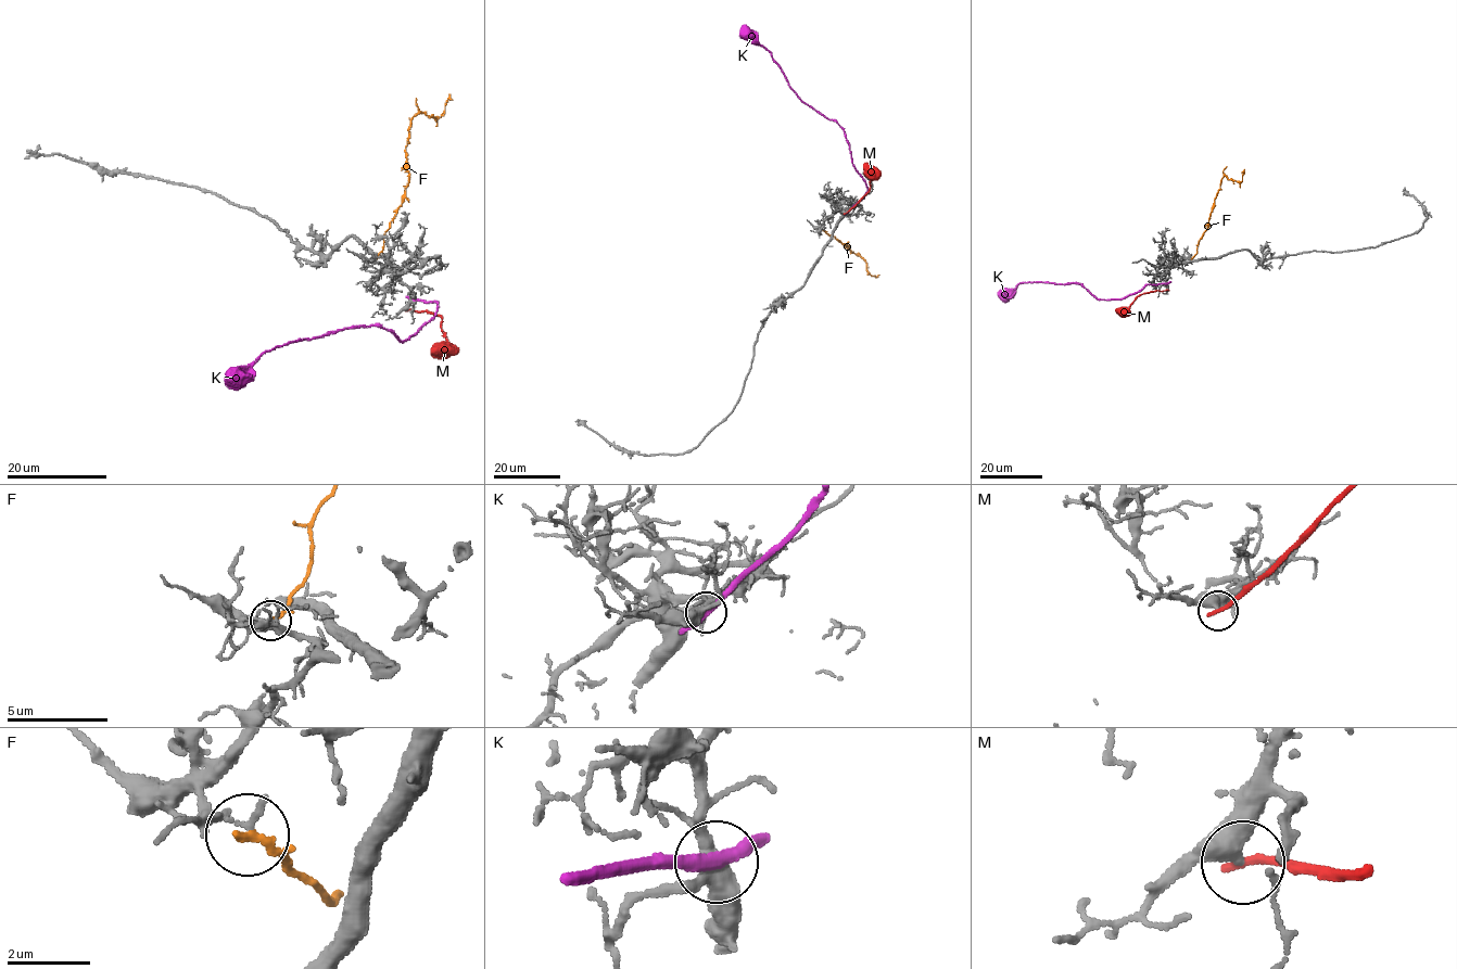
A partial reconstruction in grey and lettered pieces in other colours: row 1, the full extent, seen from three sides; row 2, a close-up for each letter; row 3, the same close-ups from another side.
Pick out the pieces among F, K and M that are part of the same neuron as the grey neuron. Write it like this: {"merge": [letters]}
{"merge": []}

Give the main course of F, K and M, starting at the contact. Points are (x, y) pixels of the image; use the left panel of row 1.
F: (374, 260), (408, 181), (412, 118), (425, 113), (440, 117), (452, 100)
K: (412, 300), (436, 303), (435, 314), (406, 341), (379, 326), (329, 331), (264, 352), (233, 368), (229, 381)
M: (407, 309), (432, 313), (441, 318), (446, 341), (432, 353)

